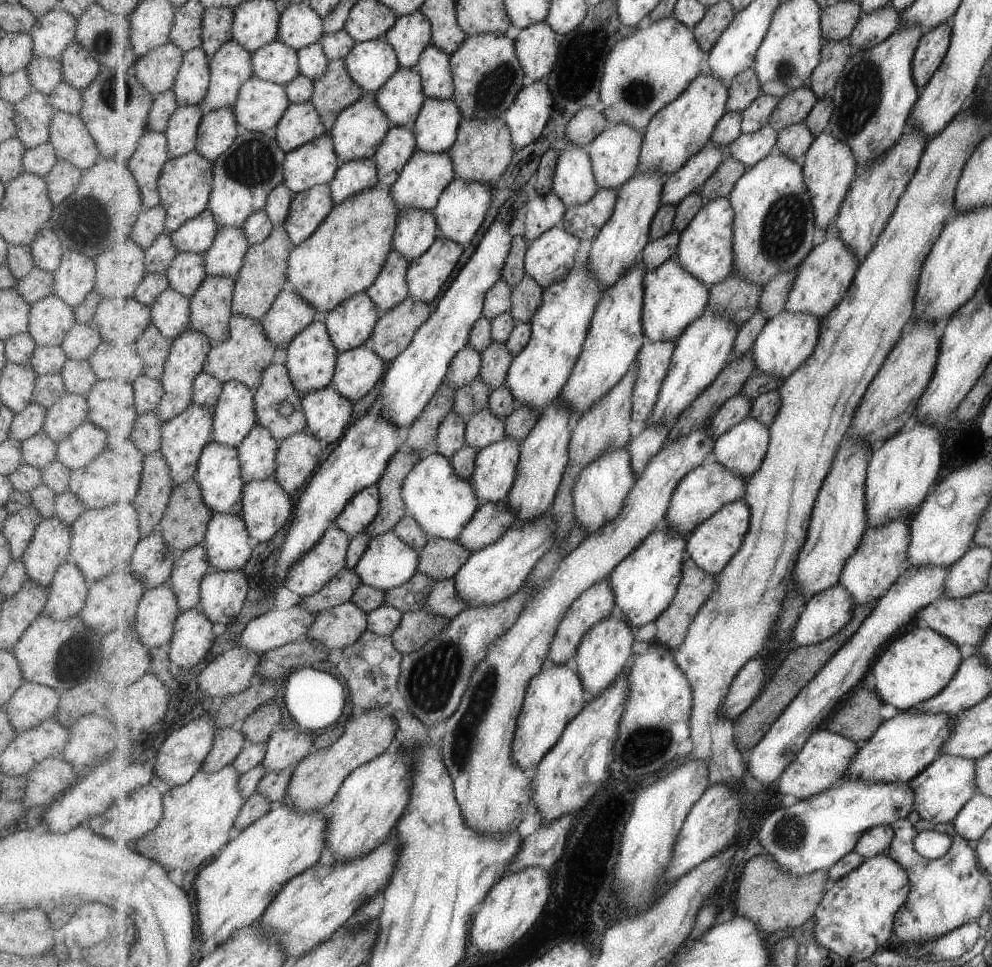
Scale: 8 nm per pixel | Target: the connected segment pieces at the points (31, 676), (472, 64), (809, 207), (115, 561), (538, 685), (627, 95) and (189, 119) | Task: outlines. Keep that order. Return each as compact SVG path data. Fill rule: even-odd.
M41 612L9 651L17 660L25 681L54 688L61 693L97 675L100 638L94 630L84 627L77 615L53 620Z
M499 33L473 35L452 54L452 71L454 76L454 101L459 105L463 118L495 120L503 117L515 102L517 93L529 82L517 56L515 41Z
M797 123L796 125L788 126L783 130L778 132L778 141L776 147L773 149L773 152L769 156L766 156L755 168L749 169L739 182L735 185L733 192L729 196L729 200L733 205L734 212L736 213L736 218L734 219L734 246L735 246L735 264L737 276L741 279L747 279L752 283L761 285L764 287L766 284L769 284L771 281L775 280L777 277L787 273L793 273L797 271L800 264L808 258L809 253L822 242L825 242L825 231L816 223L816 216L814 215L814 206L812 205L812 196L808 191L808 186L804 181L804 168L803 164L805 162L805 155L809 148L812 147L812 144L815 142L817 136L813 134L812 130L803 123Z
M116 502L100 509L85 509L70 524L70 545L65 562L77 567L87 585L116 570L127 570L142 539L140 516L133 502Z
M553 665L534 677L529 685L524 707L518 720L513 758L523 770L539 764L564 735L568 724L583 712L587 700L585 687L574 665Z
M675 16L651 22L646 29L634 29L618 41L607 57L600 88L600 107L610 124L631 125L644 132L660 110L677 100L697 76L706 72L706 61L707 53L701 48L694 30Z
M181 105L169 119L166 135L171 158L177 158L196 150L201 110L195 105Z

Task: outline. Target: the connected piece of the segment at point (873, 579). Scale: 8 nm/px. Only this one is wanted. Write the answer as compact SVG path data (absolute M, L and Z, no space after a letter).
M901 519L889 521L880 527L868 527L860 548L846 562L840 578L840 584L849 589L857 605L869 605L878 601L889 592L903 572L909 569L908 552L911 537L908 521Z

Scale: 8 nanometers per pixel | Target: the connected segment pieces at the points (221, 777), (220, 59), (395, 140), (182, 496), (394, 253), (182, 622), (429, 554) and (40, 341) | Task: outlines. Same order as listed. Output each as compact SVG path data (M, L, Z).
M233 765L216 773L199 771L187 784L164 794L164 818L157 828L142 839L129 842L127 846L161 863L167 870L180 868L184 872L191 872L197 866L211 862L232 841L229 832L244 808L240 776Z
M235 39L210 56L212 79L205 104L211 111L235 106L241 87L254 76L252 52Z
M392 125L374 156L380 184L385 187L395 184L417 150L416 133L412 126Z
M195 478L189 479L173 489L168 511L160 522L159 532L169 548L181 554L184 550L203 544L208 524L214 514L214 510L205 502L199 481Z
M394 248L389 254L384 270L368 288L369 296L372 296L373 302L380 308L382 314L408 299L410 295L409 265L408 257Z
M200 607L181 612L169 644L170 659L183 668L193 668L205 660L215 642L213 624Z
M429 538L420 550L418 572L427 575L433 582L453 579L472 554L459 540Z
M49 294L30 305L27 332L36 346L55 346L75 323L72 307Z

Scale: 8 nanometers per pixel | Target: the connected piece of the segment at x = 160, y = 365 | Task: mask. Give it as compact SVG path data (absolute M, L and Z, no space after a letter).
M154 324L136 340L135 347L145 363L145 375L161 380L172 346L172 340L163 336Z

